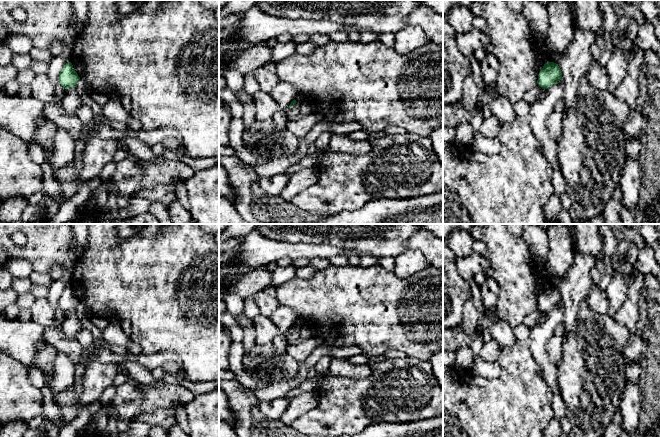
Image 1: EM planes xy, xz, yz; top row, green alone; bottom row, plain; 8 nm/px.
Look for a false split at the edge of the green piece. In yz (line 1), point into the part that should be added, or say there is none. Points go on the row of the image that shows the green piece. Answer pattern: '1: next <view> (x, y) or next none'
1: next none

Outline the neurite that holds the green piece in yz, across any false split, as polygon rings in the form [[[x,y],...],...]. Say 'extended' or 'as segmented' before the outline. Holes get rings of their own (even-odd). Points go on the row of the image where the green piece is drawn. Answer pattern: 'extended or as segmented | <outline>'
as segmented | [[[548,62],[544,64],[543,68],[540,70],[537,83],[542,89],[547,89],[553,84],[558,83],[561,78],[563,78],[562,71],[558,64]]]

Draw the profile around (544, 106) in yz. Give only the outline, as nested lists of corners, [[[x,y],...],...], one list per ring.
[[[558,83],[547,89],[542,89],[541,97],[531,106],[529,112],[532,131],[541,142],[544,154],[553,170],[560,167],[558,150],[557,143],[549,135],[546,119],[554,112],[555,105],[558,100],[562,99],[562,96],[563,87]]]

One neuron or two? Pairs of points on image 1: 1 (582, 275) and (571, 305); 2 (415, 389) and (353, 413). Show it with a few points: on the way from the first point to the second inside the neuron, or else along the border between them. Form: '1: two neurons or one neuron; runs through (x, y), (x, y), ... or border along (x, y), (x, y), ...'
1: one neuron; runs through (577, 282), (571, 298)
2: one neuron; runs through (400, 390), (368, 400)

